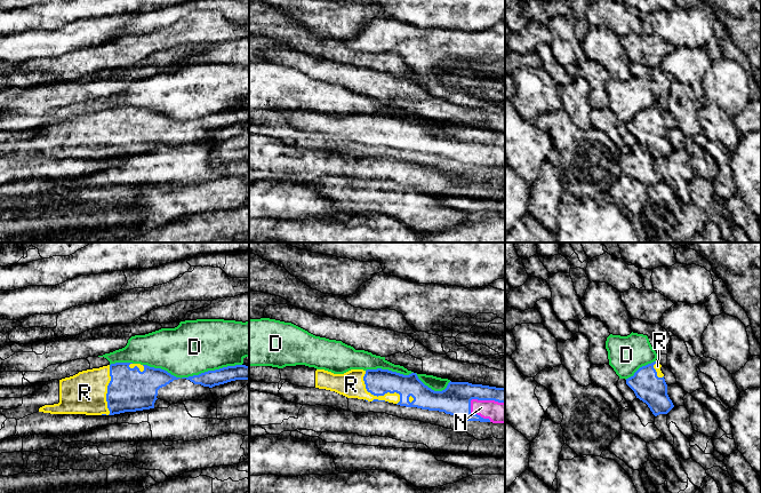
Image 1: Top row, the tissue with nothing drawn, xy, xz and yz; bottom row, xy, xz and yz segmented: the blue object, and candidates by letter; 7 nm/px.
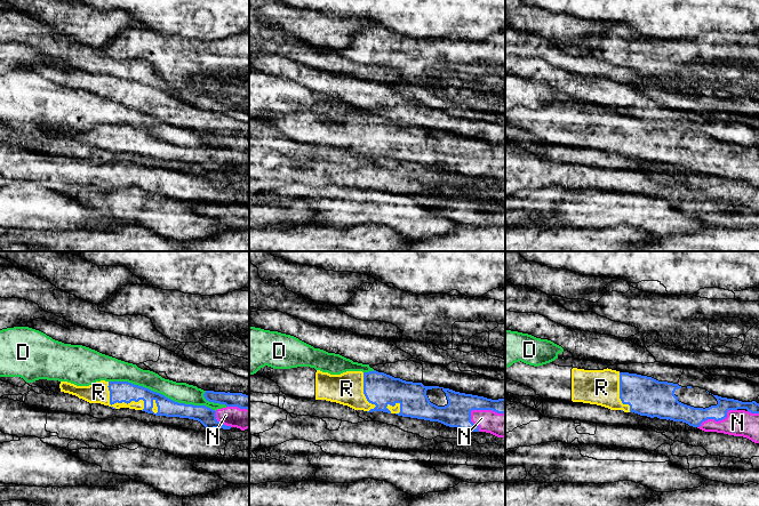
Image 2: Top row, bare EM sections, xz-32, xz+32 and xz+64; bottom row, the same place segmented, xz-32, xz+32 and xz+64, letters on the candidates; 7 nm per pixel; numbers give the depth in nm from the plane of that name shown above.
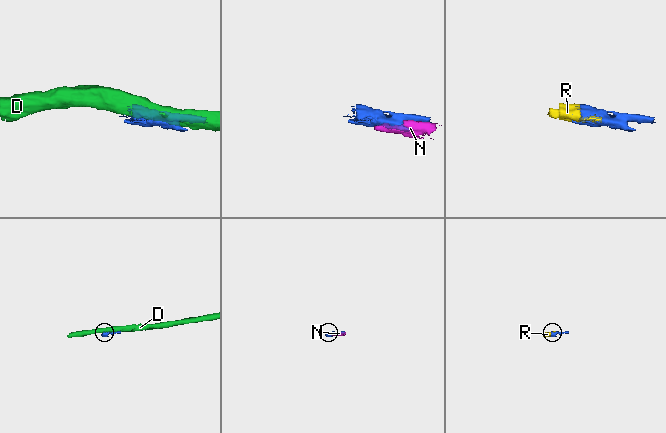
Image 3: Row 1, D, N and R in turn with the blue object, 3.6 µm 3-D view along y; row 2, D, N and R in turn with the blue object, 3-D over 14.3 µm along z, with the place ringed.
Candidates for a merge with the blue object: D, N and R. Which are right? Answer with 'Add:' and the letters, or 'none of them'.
Add: N, R

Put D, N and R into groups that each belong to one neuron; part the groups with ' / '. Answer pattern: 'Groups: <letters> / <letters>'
Groups: D / N R

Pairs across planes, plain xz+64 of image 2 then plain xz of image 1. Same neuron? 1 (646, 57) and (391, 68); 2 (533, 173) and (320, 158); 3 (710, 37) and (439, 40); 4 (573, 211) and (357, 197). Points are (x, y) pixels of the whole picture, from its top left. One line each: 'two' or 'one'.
1: two
2: one
3: one
4: one

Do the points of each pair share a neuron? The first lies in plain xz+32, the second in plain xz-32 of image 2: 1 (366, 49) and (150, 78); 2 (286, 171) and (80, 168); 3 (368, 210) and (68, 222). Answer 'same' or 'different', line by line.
1: different
2: same
3: different

